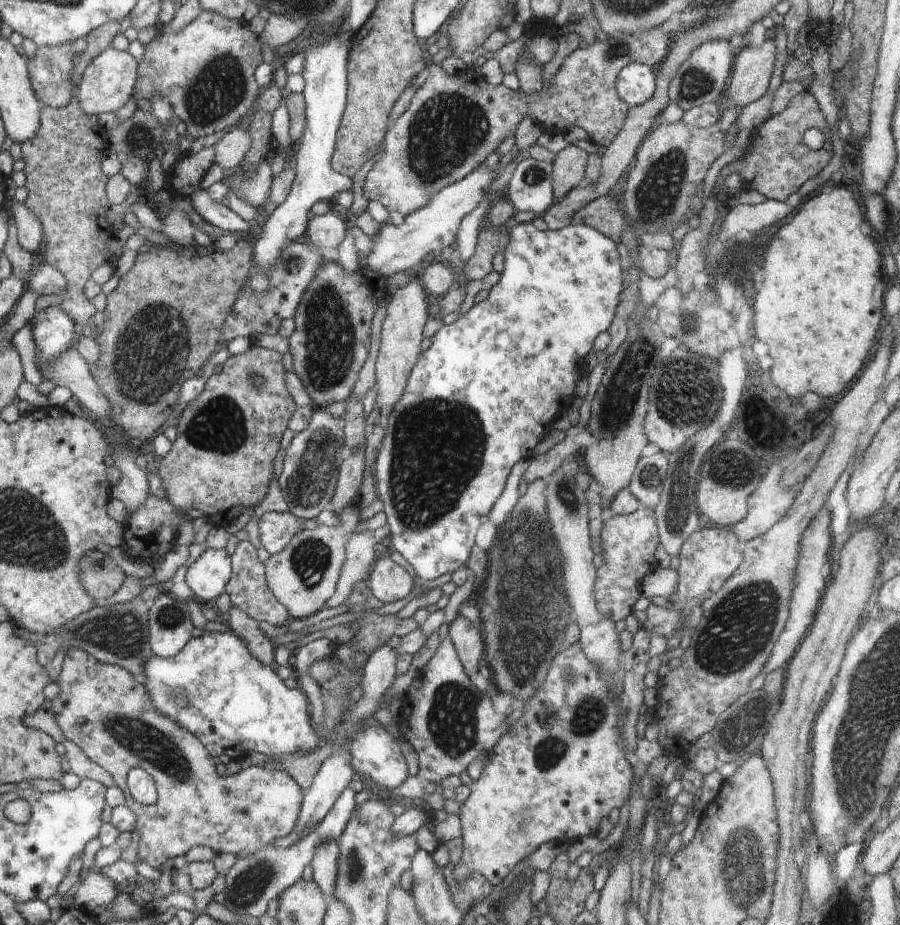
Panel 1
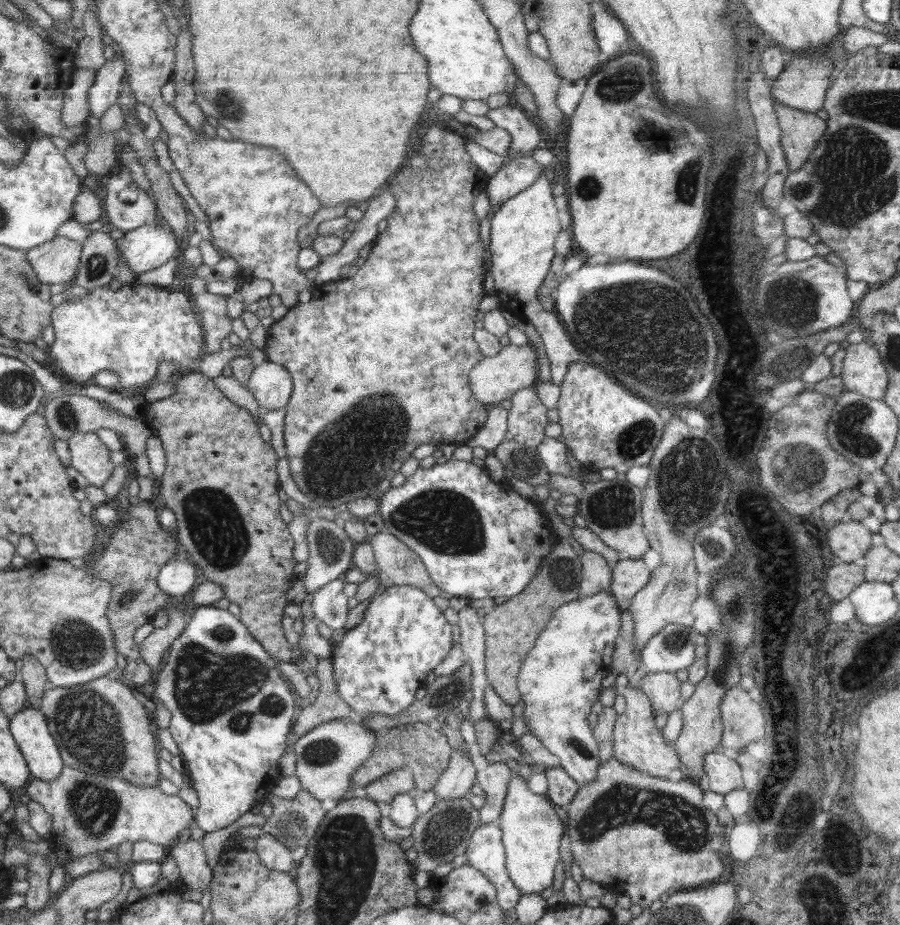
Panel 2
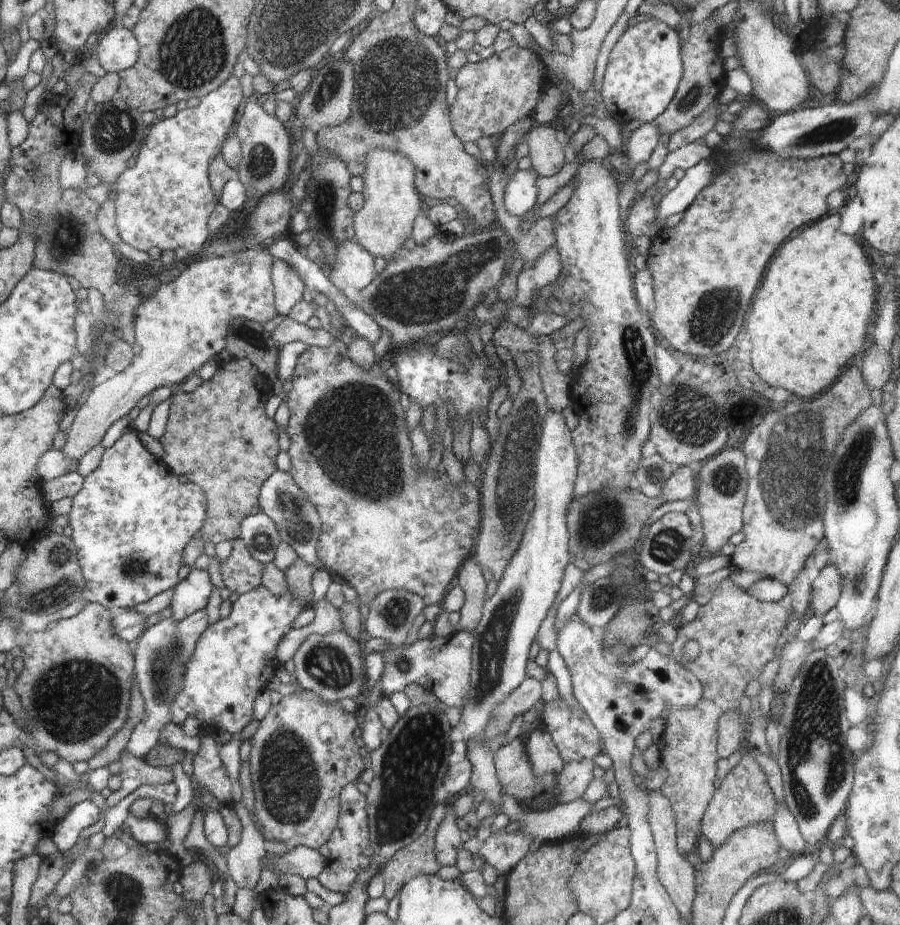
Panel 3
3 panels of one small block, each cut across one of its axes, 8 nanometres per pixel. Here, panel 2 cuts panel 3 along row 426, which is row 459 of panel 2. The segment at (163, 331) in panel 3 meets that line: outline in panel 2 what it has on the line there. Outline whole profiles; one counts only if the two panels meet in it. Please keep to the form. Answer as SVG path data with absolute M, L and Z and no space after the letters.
M76 432L68 440L70 464L91 485L102 487L114 470L109 448L96 433Z

